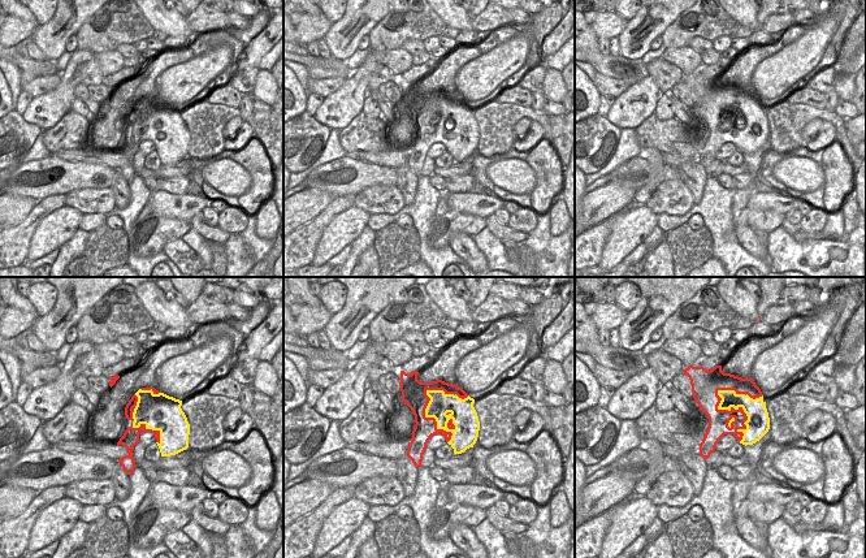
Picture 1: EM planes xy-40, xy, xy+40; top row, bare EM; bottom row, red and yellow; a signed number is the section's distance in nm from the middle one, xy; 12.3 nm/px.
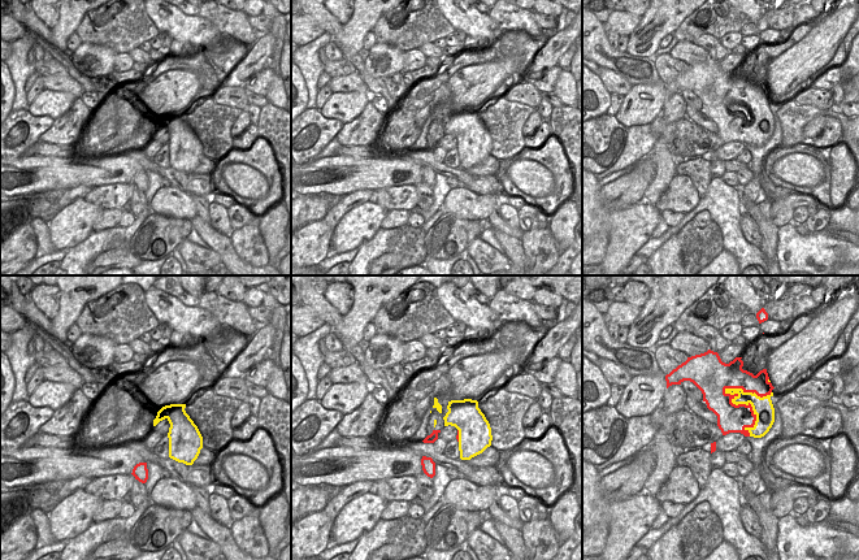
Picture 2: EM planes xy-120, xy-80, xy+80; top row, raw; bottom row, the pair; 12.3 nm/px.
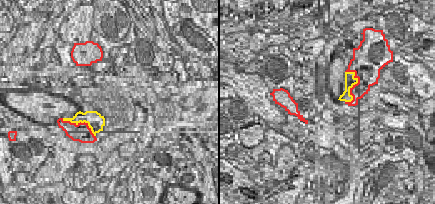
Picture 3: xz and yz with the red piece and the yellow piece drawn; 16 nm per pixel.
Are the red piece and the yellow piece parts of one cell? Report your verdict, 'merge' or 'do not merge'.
merge

